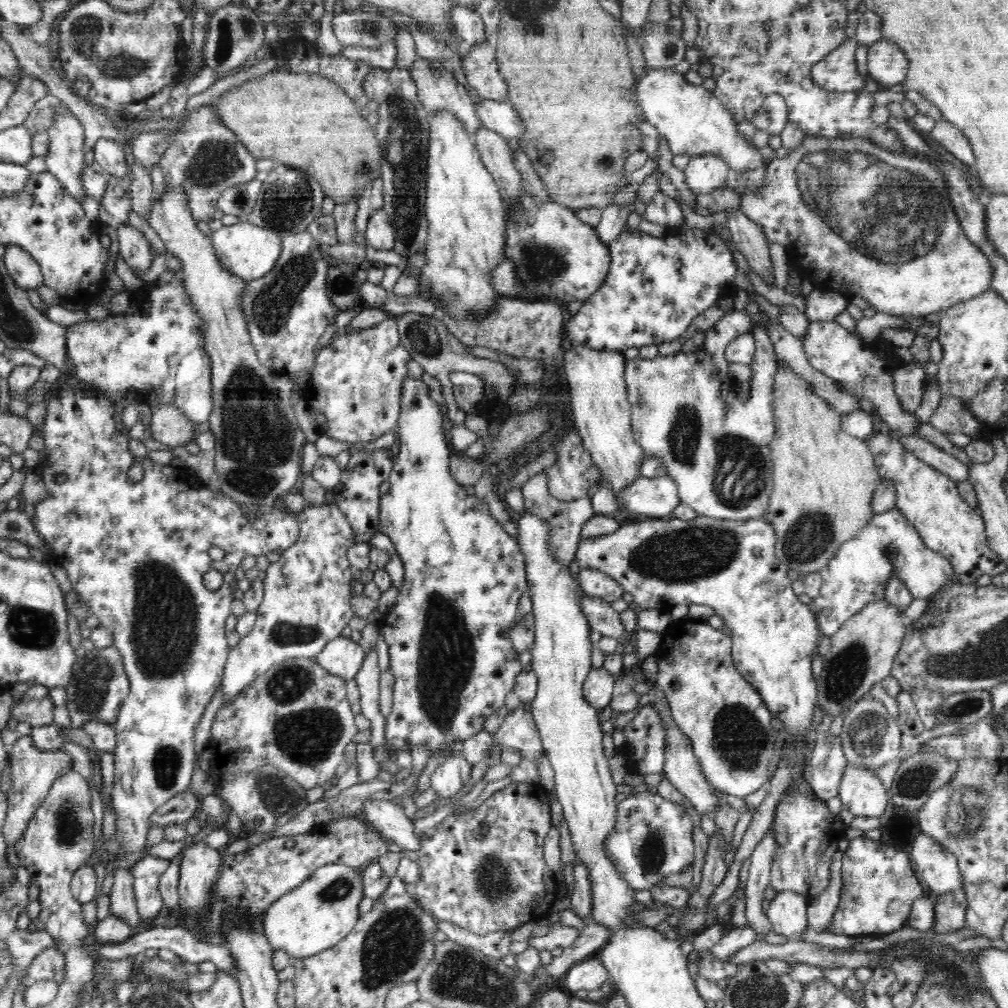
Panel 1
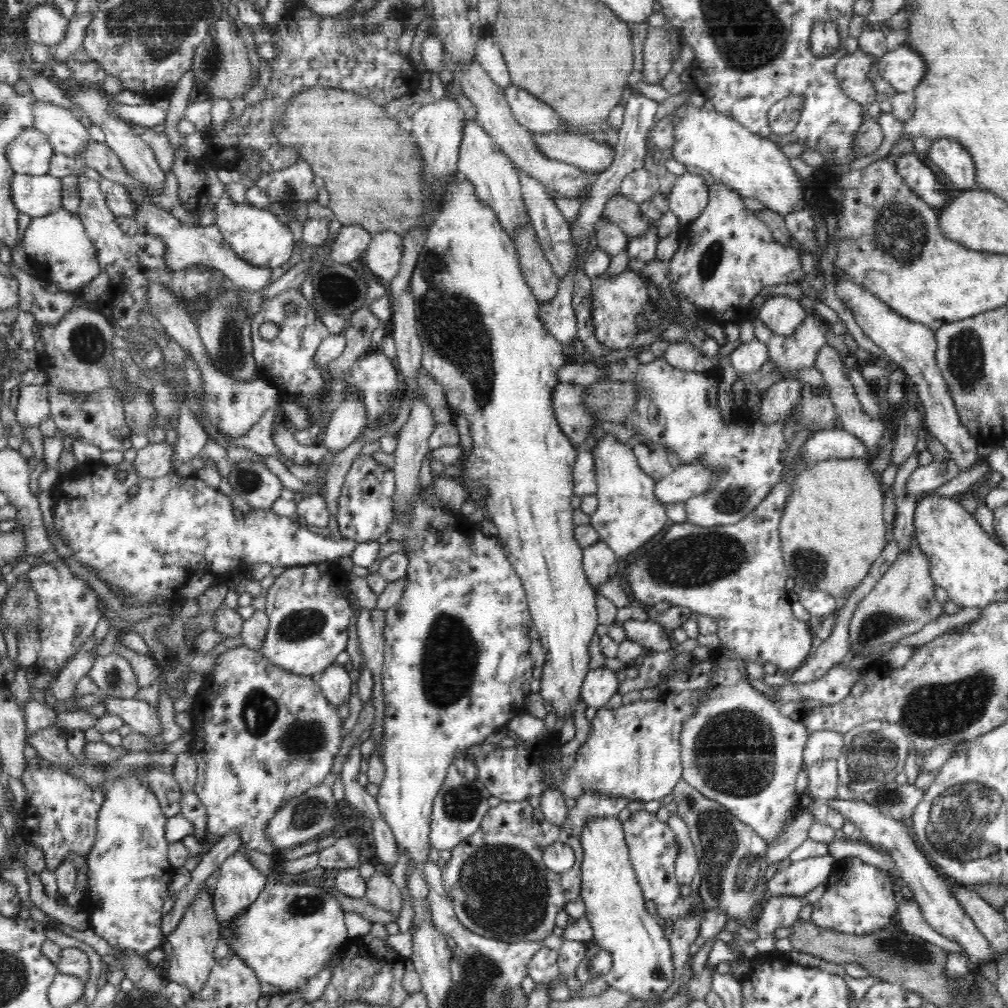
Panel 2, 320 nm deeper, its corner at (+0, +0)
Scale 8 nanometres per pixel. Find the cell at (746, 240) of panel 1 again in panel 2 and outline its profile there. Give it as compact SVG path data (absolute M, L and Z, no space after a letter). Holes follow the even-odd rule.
M768 295L755 314L774 334L792 336L802 326L807 313L798 301L786 295Z

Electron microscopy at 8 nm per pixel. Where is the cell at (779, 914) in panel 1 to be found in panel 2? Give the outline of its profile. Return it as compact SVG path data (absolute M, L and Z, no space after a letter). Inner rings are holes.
M832 853L826 856L807 858L806 860L792 861L785 868L774 869L769 875L767 889L771 896L805 896L813 888L826 884L832 868L834 868L835 857Z

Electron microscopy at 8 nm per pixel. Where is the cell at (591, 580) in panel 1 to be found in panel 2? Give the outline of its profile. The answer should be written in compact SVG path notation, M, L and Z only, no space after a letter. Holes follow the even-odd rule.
M600 541L583 549L583 569L588 582L598 591L599 585L618 572L618 559L615 552Z

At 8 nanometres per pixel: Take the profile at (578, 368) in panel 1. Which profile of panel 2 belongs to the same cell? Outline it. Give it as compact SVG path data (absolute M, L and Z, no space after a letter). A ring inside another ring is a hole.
M601 432L596 436L592 454L596 464L598 507L589 523L604 542L615 552L618 560L626 562L636 550L652 540L666 526L665 506L655 496L656 481L646 475L634 457L631 442L620 443Z

